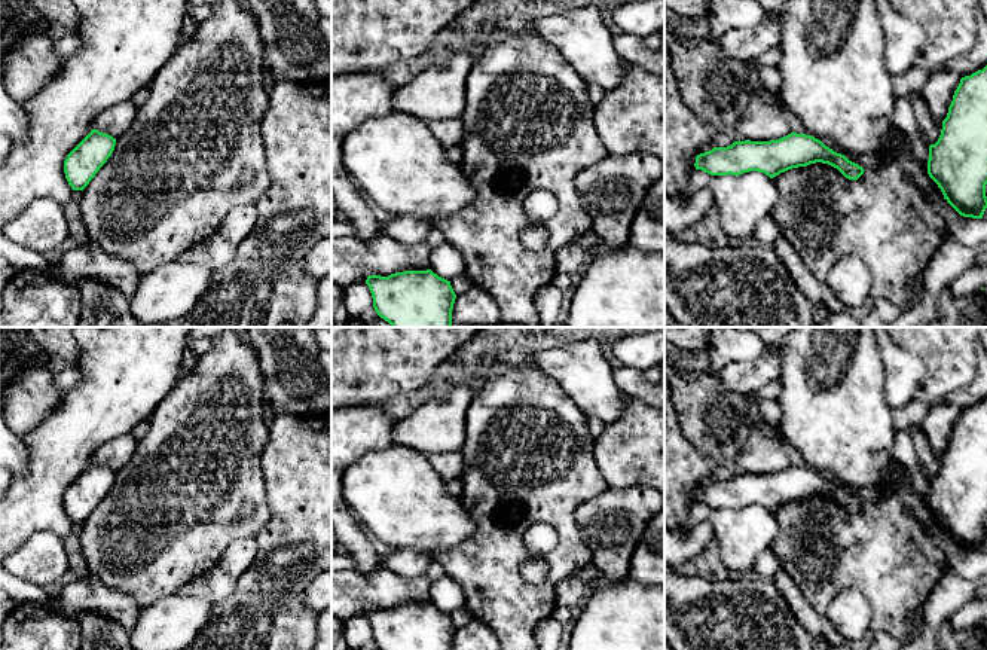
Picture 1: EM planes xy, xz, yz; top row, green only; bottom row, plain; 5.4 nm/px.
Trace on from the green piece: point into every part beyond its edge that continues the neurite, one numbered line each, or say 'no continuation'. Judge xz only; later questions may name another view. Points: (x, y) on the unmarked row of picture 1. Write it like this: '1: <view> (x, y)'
no continuation

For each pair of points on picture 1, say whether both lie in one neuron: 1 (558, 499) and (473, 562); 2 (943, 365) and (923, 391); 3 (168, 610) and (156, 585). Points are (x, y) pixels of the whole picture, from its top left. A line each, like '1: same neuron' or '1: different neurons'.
1: same neuron
2: same neuron
3: different neurons

